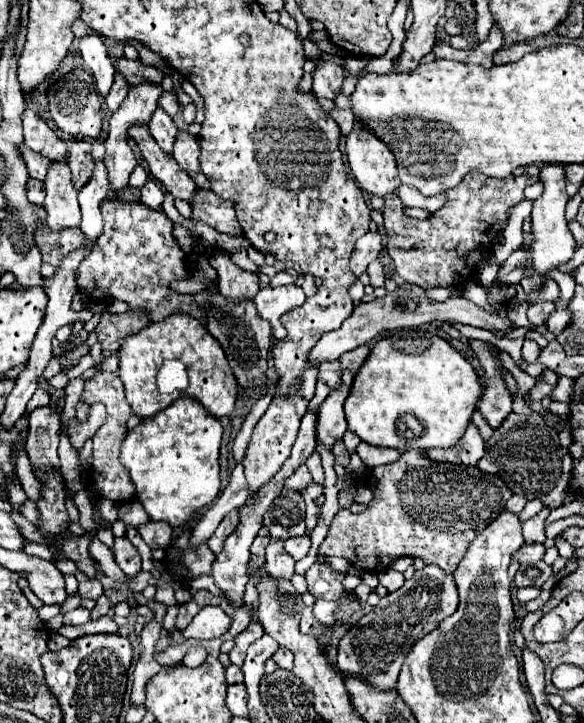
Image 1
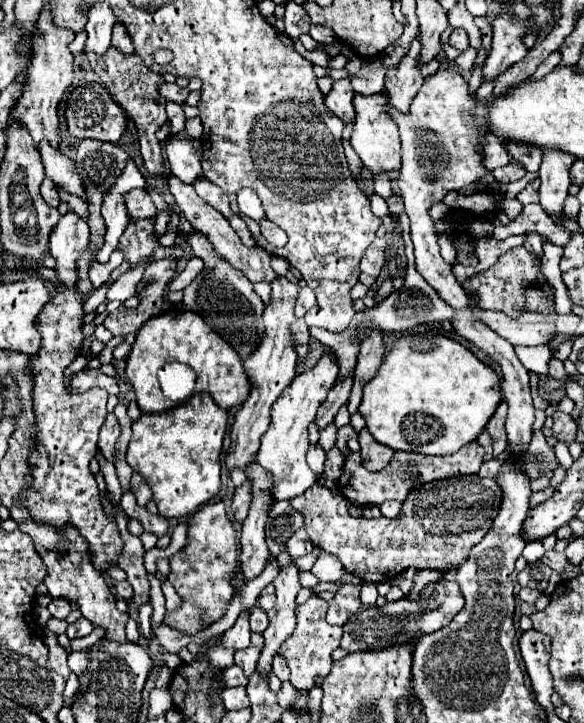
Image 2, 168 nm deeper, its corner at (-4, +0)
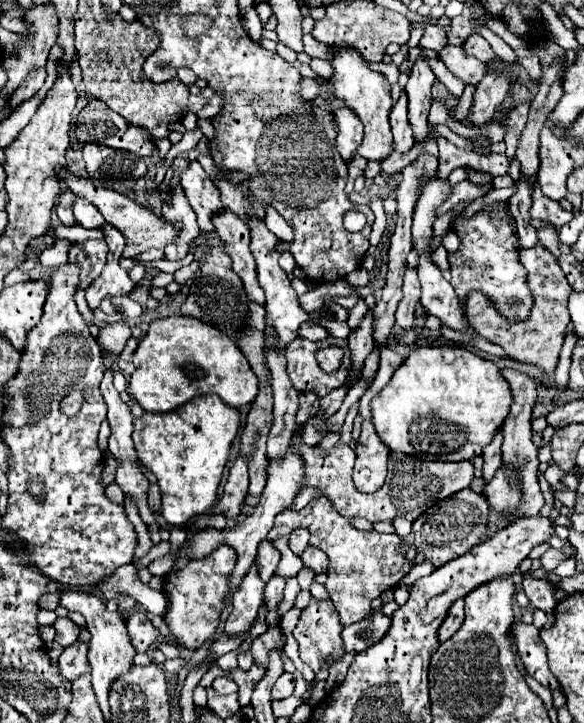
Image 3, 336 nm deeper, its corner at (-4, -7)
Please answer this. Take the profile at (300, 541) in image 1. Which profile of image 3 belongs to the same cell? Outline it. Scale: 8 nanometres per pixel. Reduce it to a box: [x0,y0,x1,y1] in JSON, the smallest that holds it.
[289,529,309,555]

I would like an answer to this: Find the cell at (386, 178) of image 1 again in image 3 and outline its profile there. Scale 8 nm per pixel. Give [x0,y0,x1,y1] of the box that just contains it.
[331,47,393,161]

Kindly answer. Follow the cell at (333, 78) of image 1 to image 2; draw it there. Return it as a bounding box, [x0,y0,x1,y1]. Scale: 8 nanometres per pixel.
[325,78,355,124]

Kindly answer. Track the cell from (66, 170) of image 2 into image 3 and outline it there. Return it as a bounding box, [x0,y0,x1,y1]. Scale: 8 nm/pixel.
[73,197,105,229]

